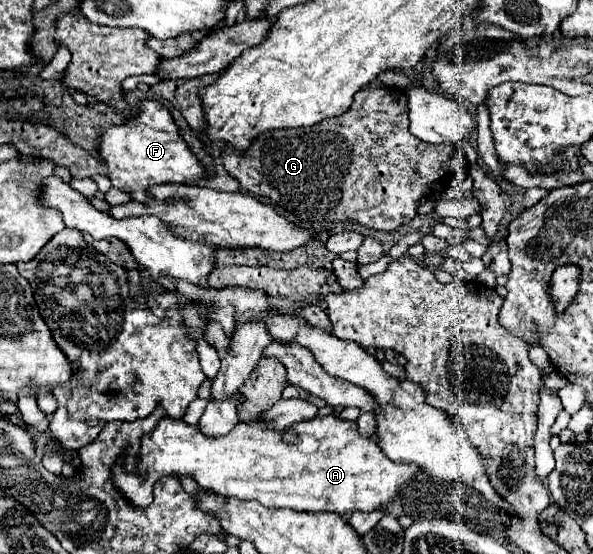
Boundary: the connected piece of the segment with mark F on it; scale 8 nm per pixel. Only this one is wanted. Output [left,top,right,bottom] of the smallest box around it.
[98,99,204,201]

